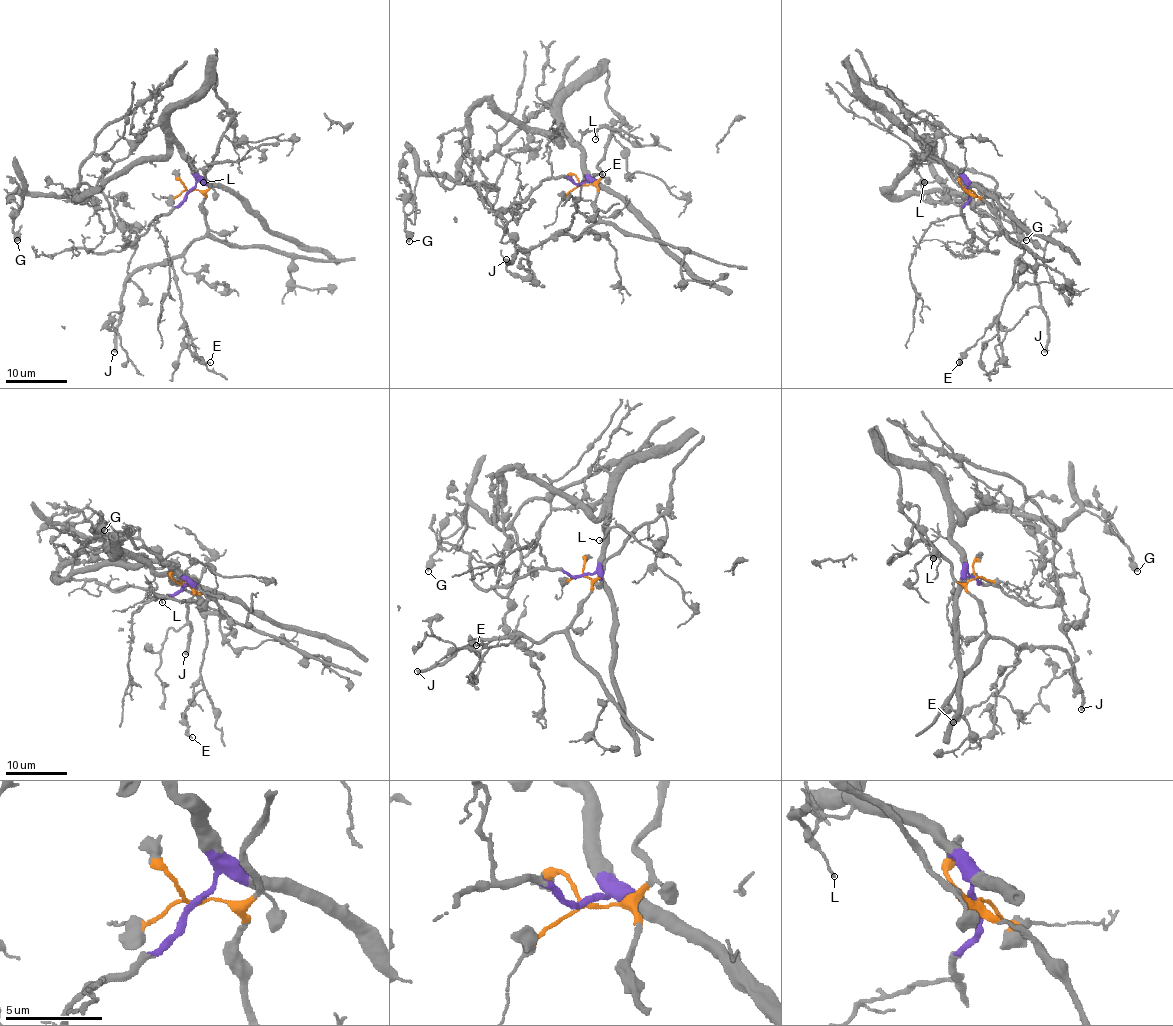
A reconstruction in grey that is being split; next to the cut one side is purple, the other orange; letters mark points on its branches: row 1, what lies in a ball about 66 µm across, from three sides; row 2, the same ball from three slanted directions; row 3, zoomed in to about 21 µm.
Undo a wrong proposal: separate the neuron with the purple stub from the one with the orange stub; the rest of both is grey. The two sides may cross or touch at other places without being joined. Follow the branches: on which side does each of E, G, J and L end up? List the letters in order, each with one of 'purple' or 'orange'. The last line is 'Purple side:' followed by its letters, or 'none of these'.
E: orange
G: purple
J: orange
L: purple
Purple side: G, L

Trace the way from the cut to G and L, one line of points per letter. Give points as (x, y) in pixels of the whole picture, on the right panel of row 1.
G: (969, 191), (923, 144), (929, 153), (886, 191), (989, 196), (1026, 240)
L: (969, 191), (966, 182), (946, 165), (922, 164), (916, 168), (923, 182)

